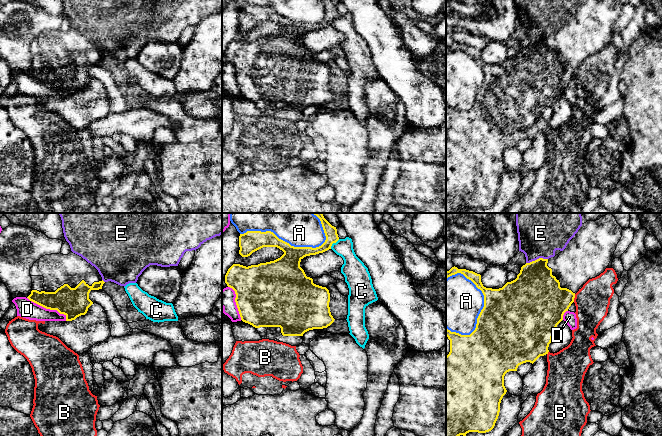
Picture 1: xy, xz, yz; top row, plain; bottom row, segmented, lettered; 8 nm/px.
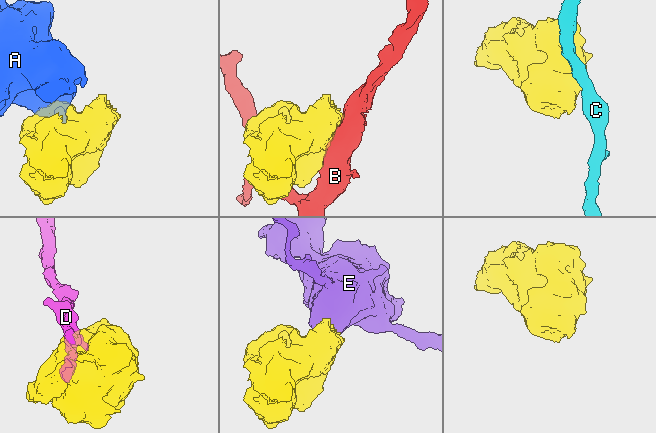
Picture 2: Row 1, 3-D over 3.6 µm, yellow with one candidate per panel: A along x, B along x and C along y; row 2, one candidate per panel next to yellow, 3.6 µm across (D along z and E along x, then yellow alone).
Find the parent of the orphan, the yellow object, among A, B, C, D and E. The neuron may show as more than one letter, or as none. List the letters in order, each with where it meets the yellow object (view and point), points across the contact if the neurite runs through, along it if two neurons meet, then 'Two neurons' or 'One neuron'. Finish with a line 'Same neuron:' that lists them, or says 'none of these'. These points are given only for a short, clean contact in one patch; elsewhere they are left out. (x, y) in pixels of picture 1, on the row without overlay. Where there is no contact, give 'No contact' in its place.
A: Touches yellow at yz (484, 73). Two neurons
B: Touches yellow at yz (574, 73). Two neurons
C: Touches yellow at xz (333, 18). Two neurons
D: Touches yellow at xy (48, 84). Two neurons
E: Touches yellow at yz (537, 35). Two neurons
Same neuron: none of these

